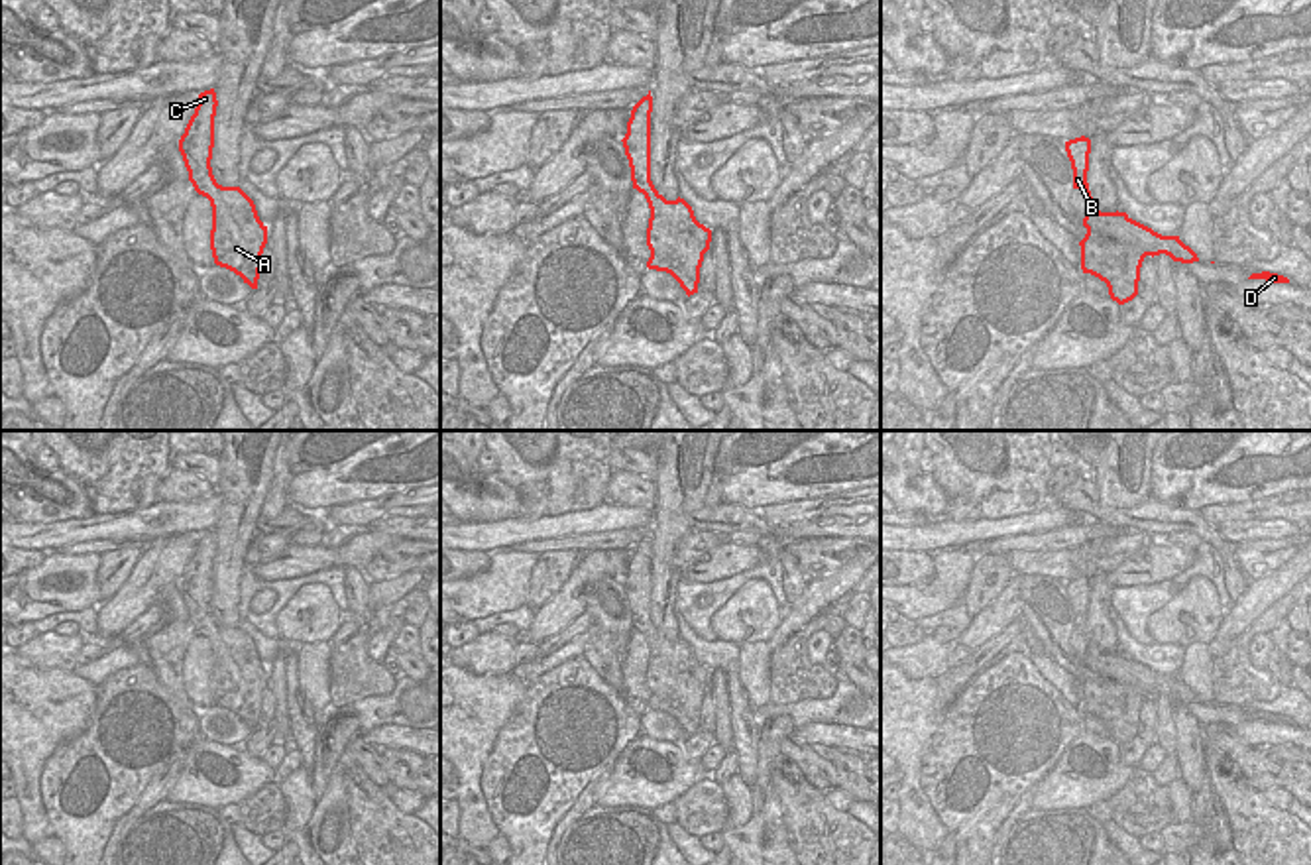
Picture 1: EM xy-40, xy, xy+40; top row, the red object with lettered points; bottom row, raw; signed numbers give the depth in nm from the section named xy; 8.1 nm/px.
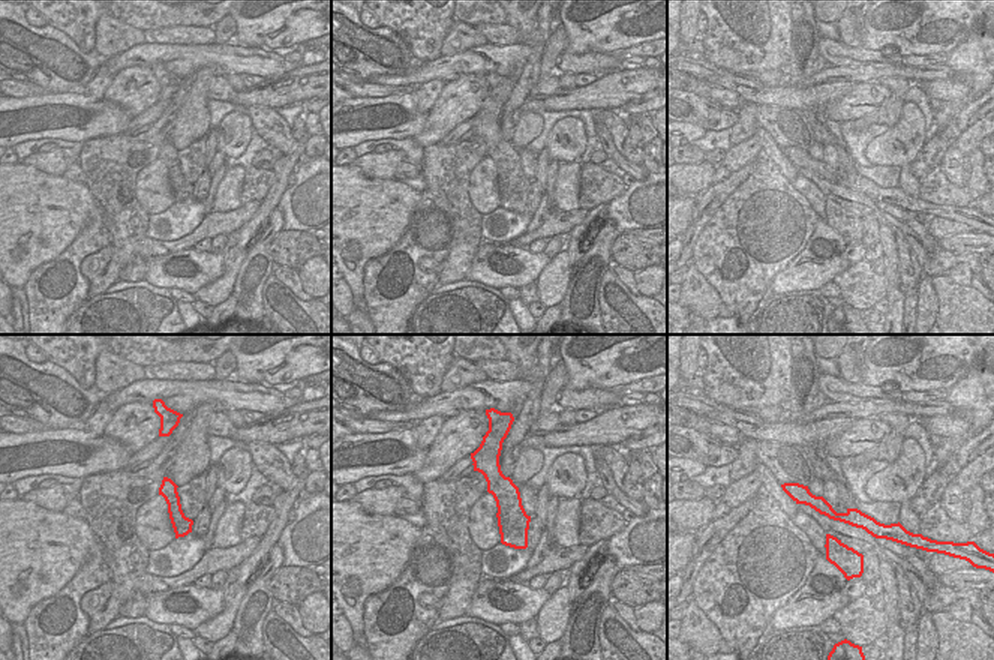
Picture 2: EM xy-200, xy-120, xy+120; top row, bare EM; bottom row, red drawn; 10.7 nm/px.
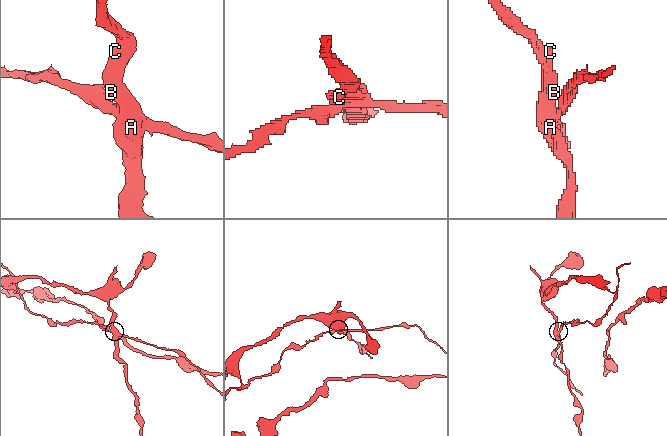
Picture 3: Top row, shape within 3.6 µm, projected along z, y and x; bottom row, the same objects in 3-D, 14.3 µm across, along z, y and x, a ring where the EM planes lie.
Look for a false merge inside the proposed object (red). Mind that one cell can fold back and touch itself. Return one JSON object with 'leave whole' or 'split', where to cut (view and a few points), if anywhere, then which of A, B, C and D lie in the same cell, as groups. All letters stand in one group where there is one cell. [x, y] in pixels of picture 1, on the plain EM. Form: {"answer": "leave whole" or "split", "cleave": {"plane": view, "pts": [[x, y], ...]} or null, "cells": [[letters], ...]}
{"answer": "split", "cleave": {"plane": "xy+40", "pts": [[1085, 655], [1089, 669], [1123, 683], [1150, 687], [1154, 694]]}, "cells": [["A", "B", "C"], ["D"]]}

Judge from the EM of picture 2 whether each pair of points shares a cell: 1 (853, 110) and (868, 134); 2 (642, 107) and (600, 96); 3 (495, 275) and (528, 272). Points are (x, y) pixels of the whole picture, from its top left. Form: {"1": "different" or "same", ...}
{"1": "different", "2": "different", "3": "same"}

